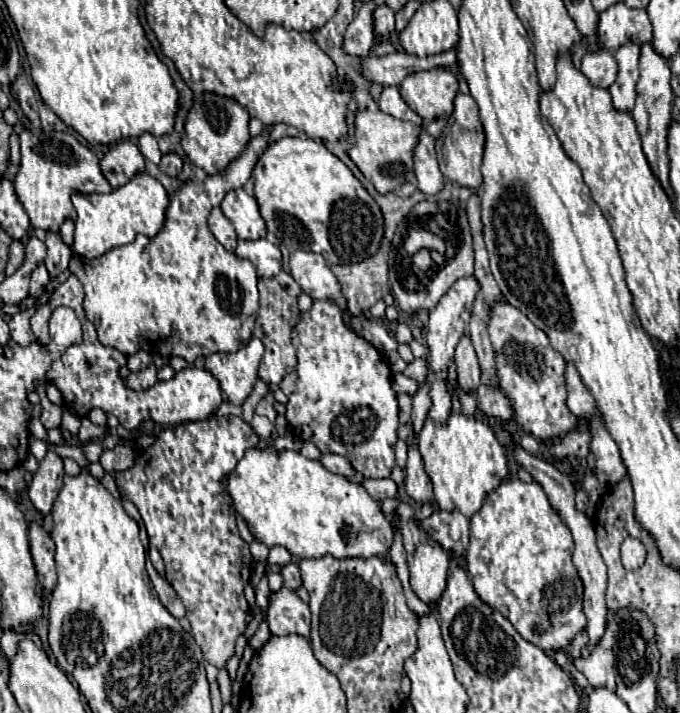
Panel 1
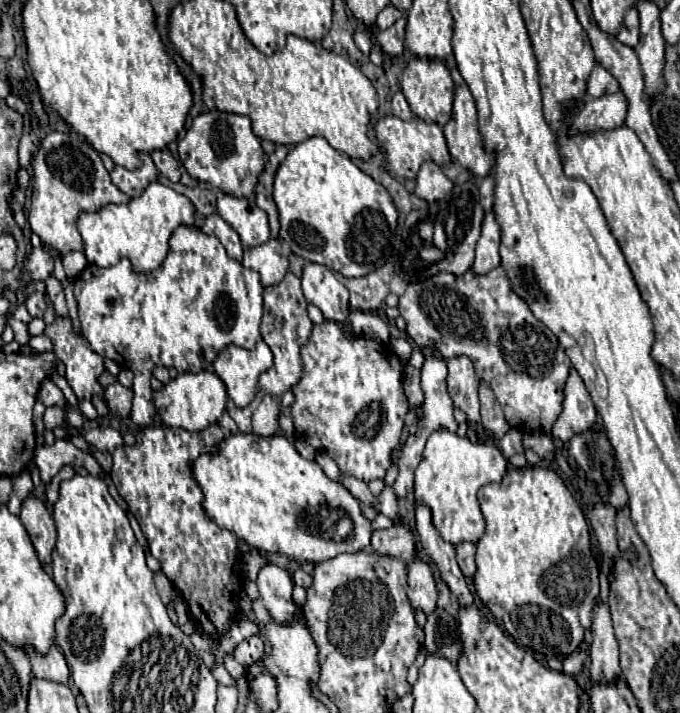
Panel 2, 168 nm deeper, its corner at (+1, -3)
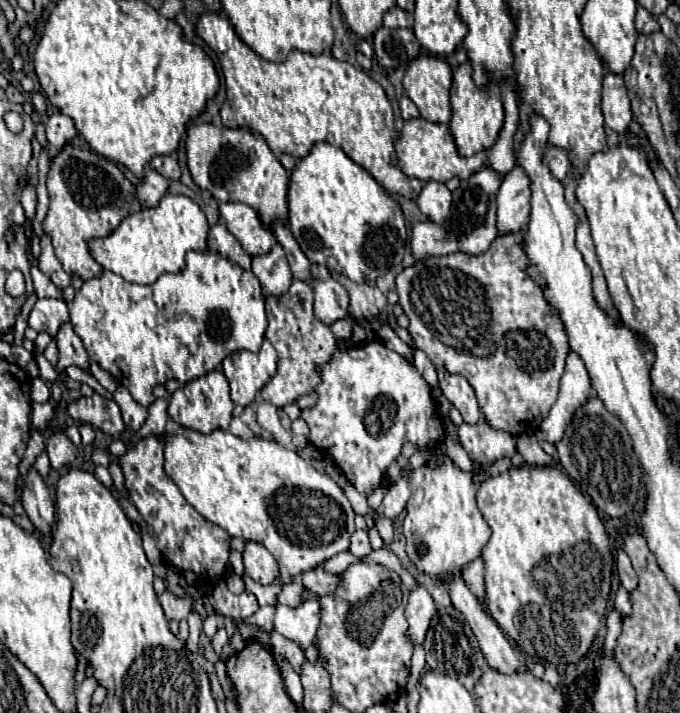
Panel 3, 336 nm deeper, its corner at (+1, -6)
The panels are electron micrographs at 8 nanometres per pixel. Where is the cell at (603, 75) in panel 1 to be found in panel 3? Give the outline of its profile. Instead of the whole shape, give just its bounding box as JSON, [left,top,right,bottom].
[601,73,633,133]

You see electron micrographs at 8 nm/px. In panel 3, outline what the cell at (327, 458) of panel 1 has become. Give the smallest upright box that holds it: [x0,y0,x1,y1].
[375,517,393,545]

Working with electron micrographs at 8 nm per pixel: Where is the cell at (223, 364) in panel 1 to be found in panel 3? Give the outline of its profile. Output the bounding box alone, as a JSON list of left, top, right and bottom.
[223,339,277,407]

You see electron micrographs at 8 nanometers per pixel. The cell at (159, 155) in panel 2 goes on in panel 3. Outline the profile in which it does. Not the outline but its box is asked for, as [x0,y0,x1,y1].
[151,155,181,179]

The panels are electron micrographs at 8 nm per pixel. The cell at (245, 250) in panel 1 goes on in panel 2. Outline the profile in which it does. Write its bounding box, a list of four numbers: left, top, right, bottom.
[243,238,289,286]

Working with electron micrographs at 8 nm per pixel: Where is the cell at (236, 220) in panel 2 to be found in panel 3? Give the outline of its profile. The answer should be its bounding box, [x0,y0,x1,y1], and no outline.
[219,203,275,255]

